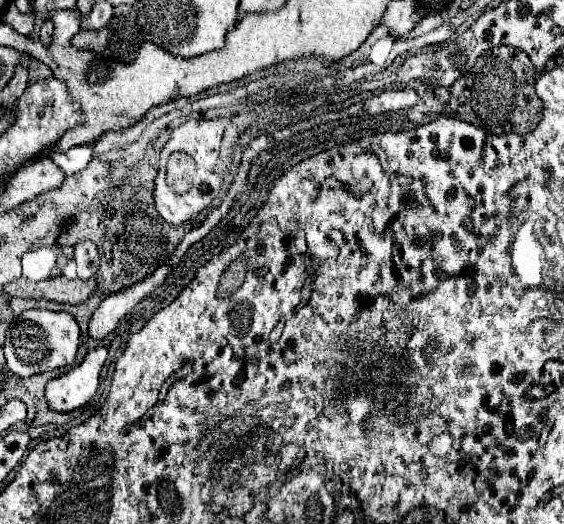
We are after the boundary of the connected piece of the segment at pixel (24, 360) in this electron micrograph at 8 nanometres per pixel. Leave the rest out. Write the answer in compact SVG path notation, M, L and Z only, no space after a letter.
M45 309L23 311L5 335L5 359L7 367L19 377L31 377L45 371L75 365L79 349L79 325L69 313L53 313Z

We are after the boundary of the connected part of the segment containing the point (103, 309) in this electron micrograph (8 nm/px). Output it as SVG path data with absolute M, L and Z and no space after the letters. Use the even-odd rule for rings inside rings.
M161 265L151 277L143 279L141 283L135 283L129 289L103 299L101 305L97 307L97 311L93 313L91 321L89 321L89 335L93 339L105 339L117 327L117 323L135 309L135 305L139 301L143 301L157 287L163 285L167 275L169 275L169 267Z

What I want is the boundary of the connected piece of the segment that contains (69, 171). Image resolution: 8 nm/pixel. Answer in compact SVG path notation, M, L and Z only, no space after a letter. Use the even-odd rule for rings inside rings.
M81 145L81 147L71 147L65 153L55 151L51 153L51 159L59 169L63 169L65 177L71 177L73 173L87 167L87 163L91 161L91 153L93 153L93 145Z

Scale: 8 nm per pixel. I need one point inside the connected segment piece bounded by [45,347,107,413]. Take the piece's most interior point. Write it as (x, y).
(75, 389)

